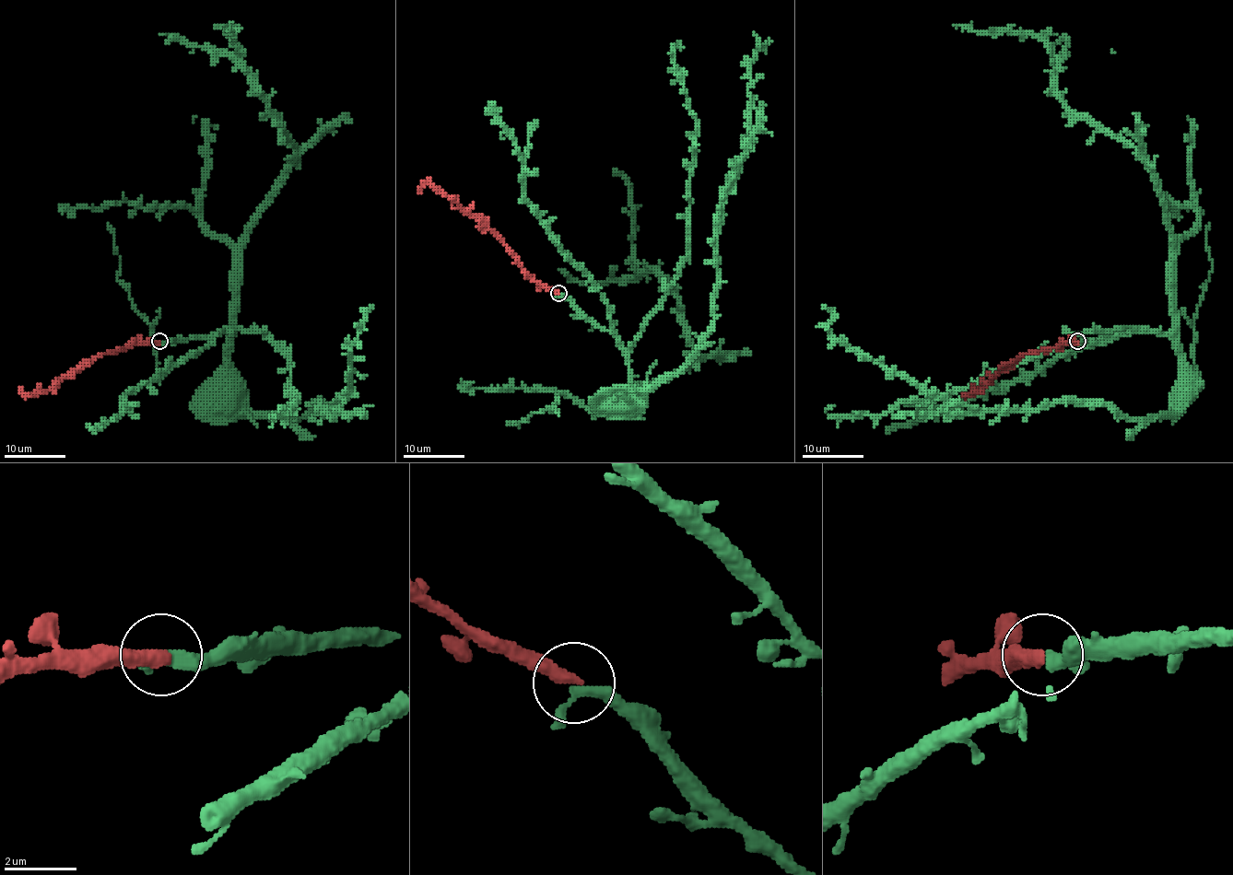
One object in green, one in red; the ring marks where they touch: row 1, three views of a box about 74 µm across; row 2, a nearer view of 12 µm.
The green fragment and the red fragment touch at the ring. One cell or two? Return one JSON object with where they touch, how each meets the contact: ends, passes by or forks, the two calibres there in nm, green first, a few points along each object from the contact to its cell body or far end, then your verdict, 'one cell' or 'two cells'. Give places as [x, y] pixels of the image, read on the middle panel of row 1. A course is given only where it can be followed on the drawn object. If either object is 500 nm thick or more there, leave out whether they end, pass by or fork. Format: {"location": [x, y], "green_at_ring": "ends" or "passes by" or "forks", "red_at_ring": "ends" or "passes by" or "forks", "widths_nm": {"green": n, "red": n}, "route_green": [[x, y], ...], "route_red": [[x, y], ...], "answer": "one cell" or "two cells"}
{"location": [558, 293], "green_at_ring": "passes by", "red_at_ring": "ends", "widths_nm": {"green": 280, "red": 400}, "route_green": [[557, 295], [616, 338], [629, 396], [693, 354], [713, 321], [718, 211], [745, 156], [749, 66], [769, 39]], "route_red": [[557, 293], [538, 284], [501, 241], [454, 202], [429, 185], [422, 185], [420, 193]], "answer": "one cell"}

